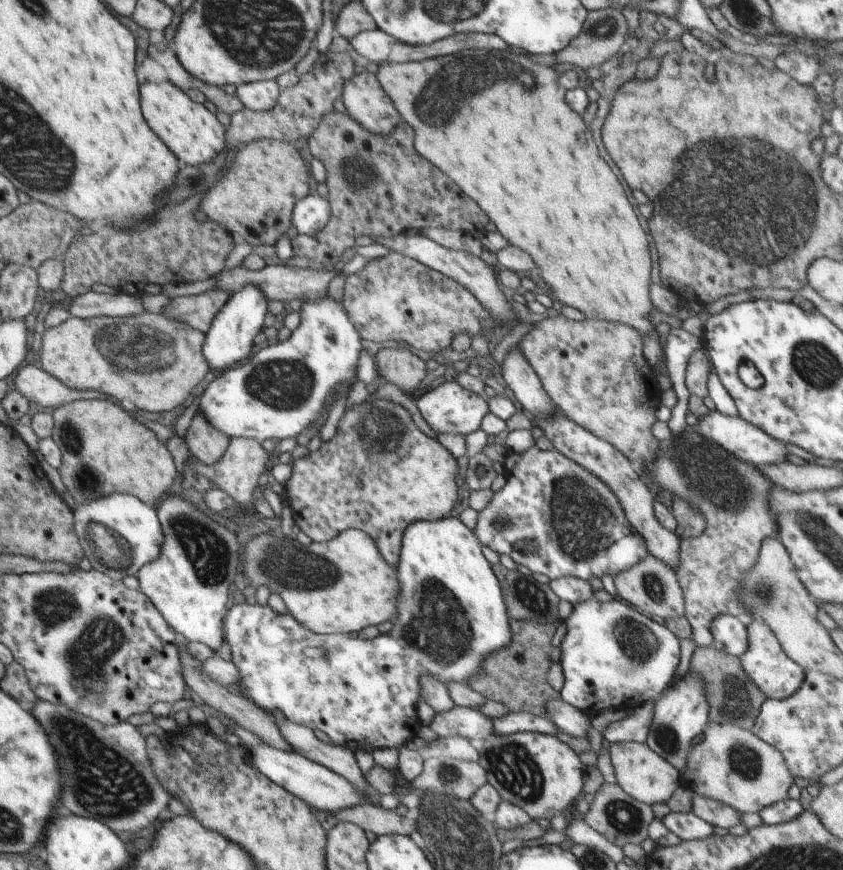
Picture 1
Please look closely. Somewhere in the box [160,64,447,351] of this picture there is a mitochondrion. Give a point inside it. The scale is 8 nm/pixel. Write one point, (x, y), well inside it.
(354, 169)

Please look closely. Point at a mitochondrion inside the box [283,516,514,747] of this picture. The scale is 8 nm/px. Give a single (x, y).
(440, 631)

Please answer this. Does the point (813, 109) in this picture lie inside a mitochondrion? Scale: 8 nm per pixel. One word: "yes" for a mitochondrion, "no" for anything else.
no

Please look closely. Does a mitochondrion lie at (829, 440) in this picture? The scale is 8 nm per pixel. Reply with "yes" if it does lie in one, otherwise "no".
no

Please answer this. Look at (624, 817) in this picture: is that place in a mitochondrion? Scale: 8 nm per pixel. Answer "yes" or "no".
yes

